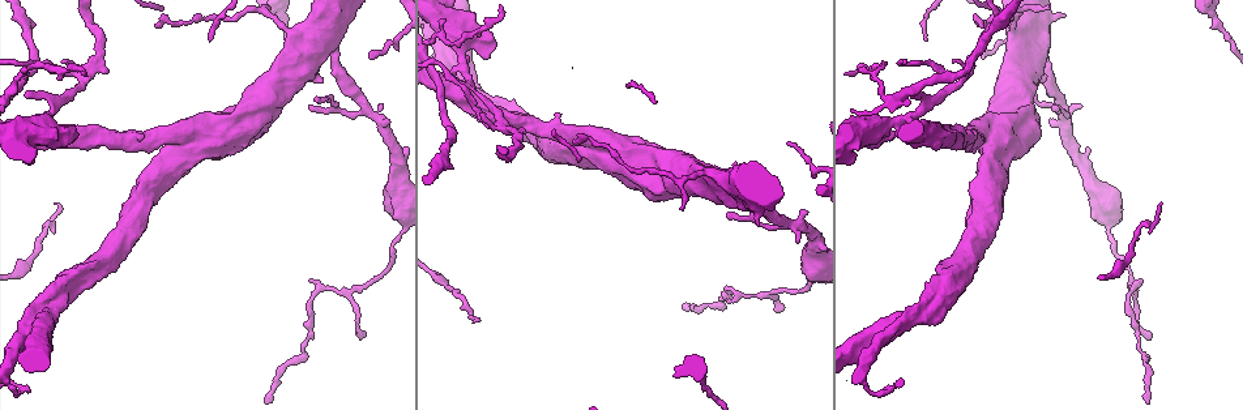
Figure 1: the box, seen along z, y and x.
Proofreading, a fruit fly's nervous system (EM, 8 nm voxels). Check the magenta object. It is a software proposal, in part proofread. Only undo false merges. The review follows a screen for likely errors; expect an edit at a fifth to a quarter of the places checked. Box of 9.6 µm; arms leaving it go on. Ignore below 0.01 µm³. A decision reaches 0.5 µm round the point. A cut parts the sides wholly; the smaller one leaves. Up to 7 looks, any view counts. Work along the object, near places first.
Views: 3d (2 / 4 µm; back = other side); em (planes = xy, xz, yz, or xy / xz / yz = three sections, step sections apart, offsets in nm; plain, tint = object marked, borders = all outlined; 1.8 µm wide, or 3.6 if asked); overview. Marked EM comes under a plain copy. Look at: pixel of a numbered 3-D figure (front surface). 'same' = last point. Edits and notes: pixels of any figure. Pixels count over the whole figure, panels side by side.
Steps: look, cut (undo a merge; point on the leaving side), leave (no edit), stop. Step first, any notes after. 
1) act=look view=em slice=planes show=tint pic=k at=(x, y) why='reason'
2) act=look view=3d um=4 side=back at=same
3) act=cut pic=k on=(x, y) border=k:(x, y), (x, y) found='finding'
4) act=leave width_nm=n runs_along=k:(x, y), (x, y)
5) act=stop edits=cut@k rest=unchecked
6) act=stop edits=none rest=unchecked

act=look view=3d um=4 pic=1 at=(994, 143)

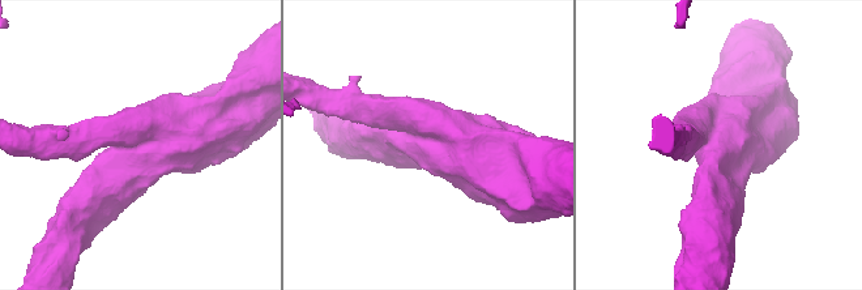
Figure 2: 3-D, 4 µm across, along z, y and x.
act=look view=em slice=planes show=tint pic=2 at=(444, 144)

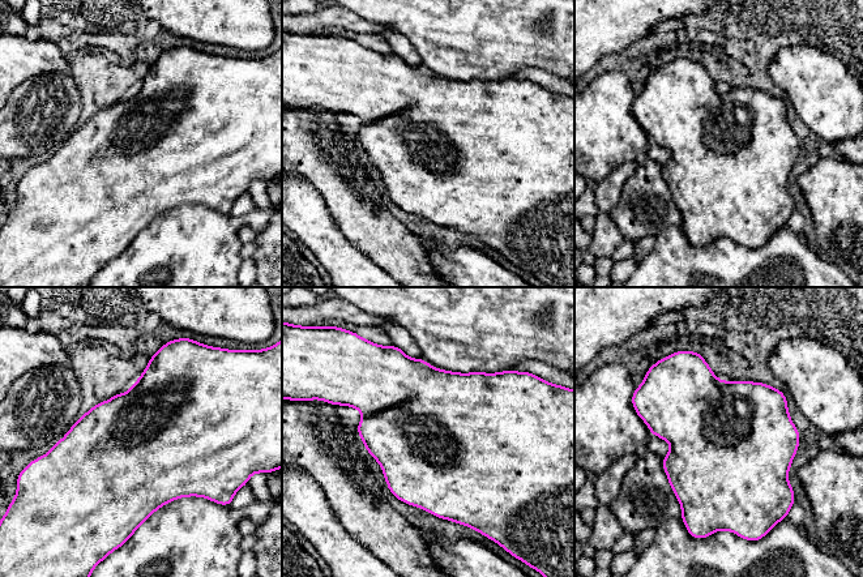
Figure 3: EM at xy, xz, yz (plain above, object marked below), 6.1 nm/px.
act=leave found='one neuron here'

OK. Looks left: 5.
act=look view=3d um=4 pic=1 at=(1042, 51) why='four-way junction'

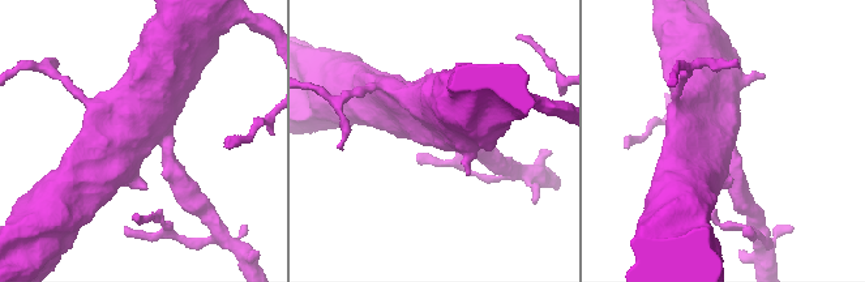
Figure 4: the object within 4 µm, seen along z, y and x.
act=look view=em slice=xy step=4 show=tint pic=4 at=(159, 135) arms=4 why='need the tissue'

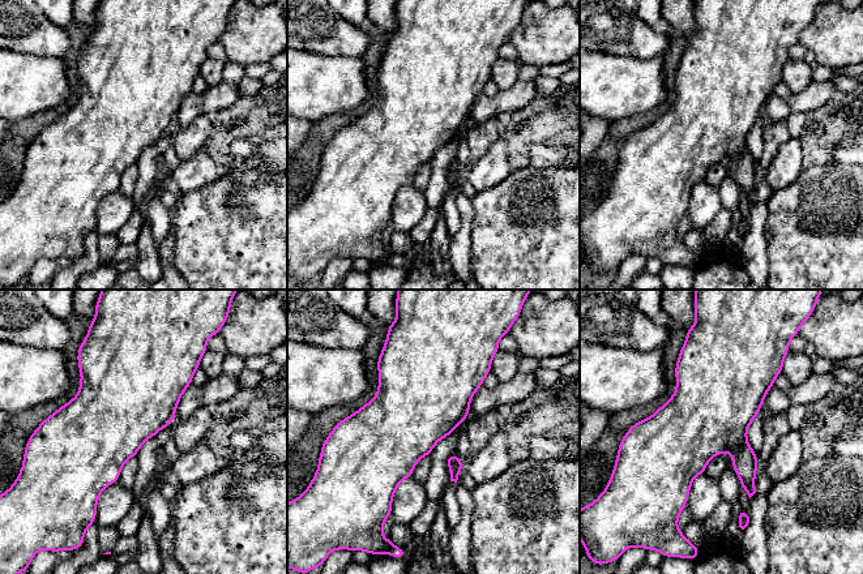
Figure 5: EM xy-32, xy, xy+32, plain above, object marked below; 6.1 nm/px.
act=leave width_nm=380 found='one neuron here'

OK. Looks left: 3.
act=look view=em slice=planes show=tint pic=1 at=(966, 75) why='side arm on a straight run'

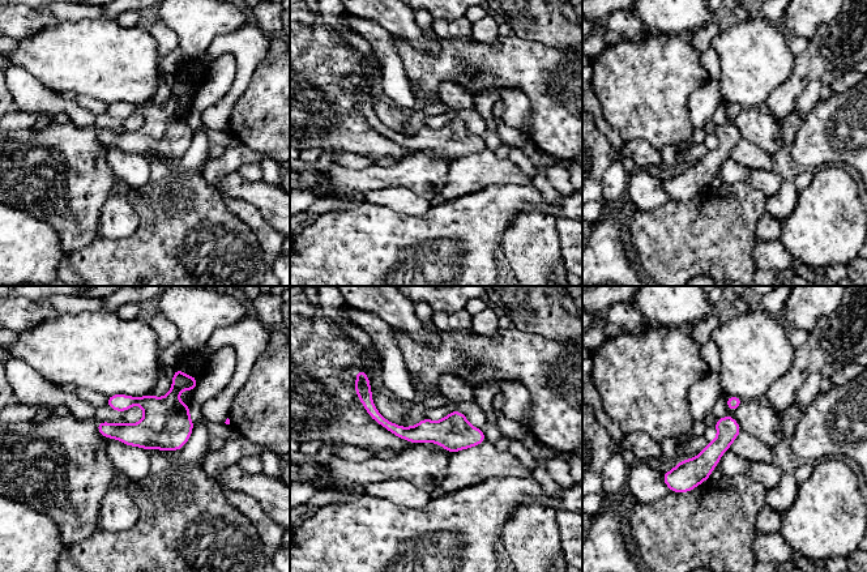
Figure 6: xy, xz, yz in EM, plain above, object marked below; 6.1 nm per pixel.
act=leave width_nm=130 found='all the same neuron'

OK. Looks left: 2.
act=stop edits=none rest=unchecked

